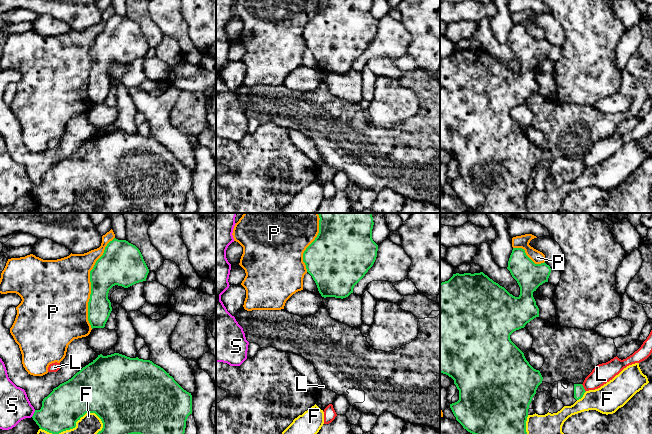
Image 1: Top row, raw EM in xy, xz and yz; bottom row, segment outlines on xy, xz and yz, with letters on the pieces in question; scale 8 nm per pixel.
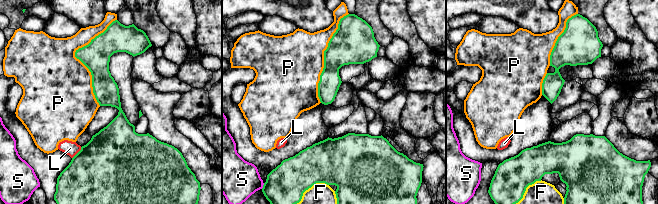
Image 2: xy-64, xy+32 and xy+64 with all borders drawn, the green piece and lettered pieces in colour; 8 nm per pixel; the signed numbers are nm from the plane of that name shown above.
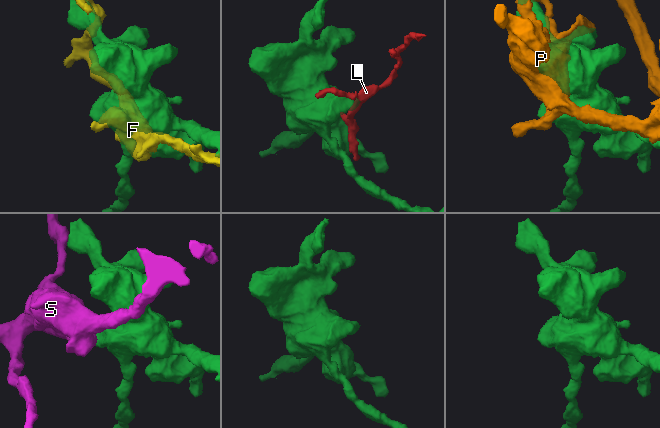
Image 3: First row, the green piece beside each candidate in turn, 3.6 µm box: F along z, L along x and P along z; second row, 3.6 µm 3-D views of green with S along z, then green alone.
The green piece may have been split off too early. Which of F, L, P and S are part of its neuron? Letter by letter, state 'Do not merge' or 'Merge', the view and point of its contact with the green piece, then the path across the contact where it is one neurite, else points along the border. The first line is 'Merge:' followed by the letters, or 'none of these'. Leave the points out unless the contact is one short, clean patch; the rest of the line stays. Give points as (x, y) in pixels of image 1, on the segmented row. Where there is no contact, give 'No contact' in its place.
Merge: none of these
F: Do not merge. Touches green at xy (79, 419)
L: Do not merge. Touches green at yz (583, 388)
P: Do not merge. Touches green at xy (91, 283)
S: Do not merge. Touches green at xy (34, 413)

